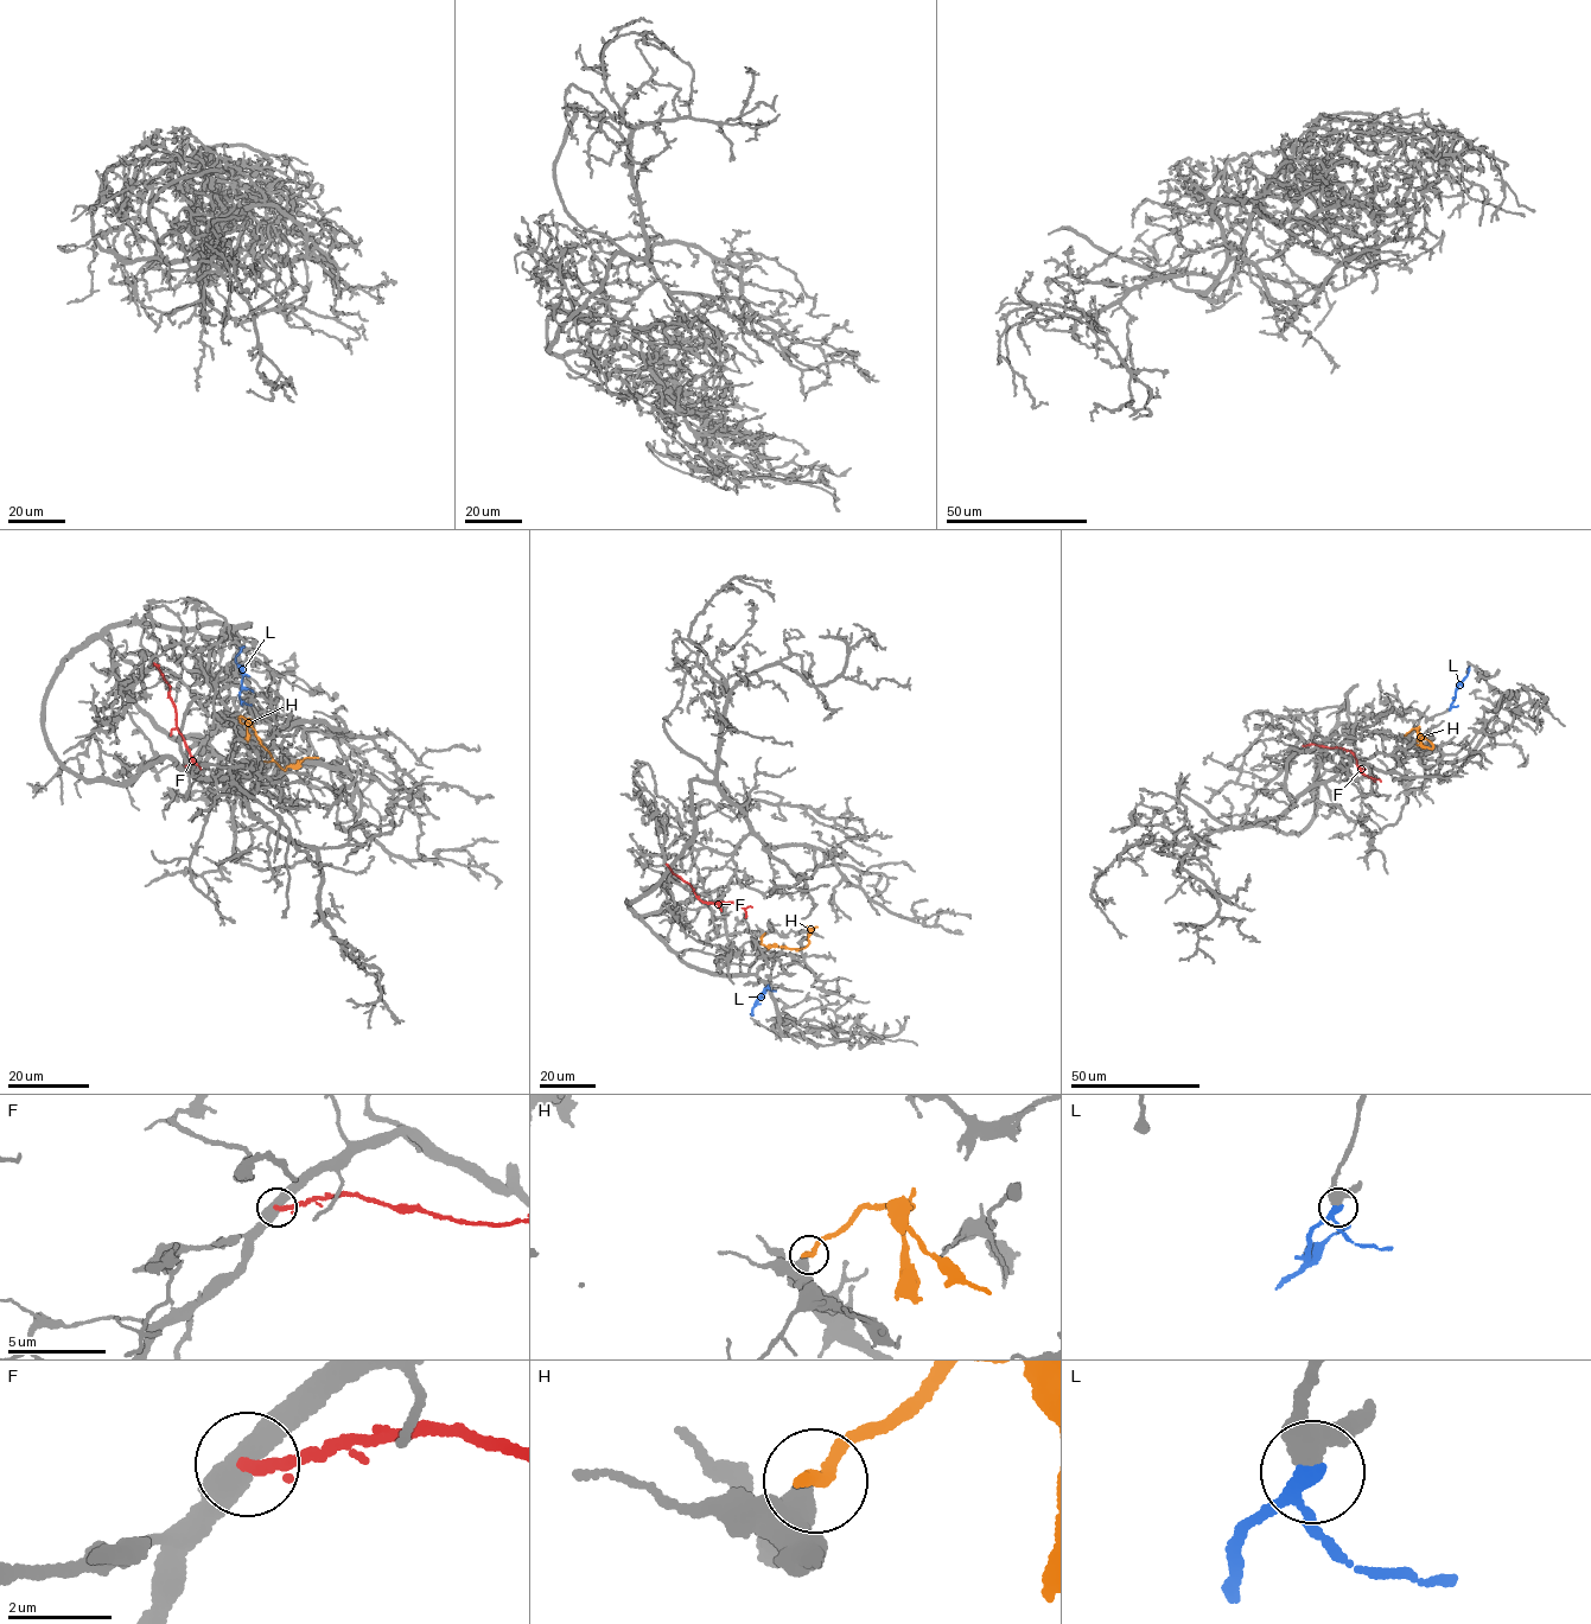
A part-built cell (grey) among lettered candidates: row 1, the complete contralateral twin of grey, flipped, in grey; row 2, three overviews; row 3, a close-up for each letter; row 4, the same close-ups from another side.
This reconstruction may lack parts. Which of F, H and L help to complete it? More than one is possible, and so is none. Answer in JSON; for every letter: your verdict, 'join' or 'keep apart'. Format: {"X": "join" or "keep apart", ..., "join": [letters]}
{"F": "keep apart", "H": "keep apart", "L": "join", "join": ["L"]}

